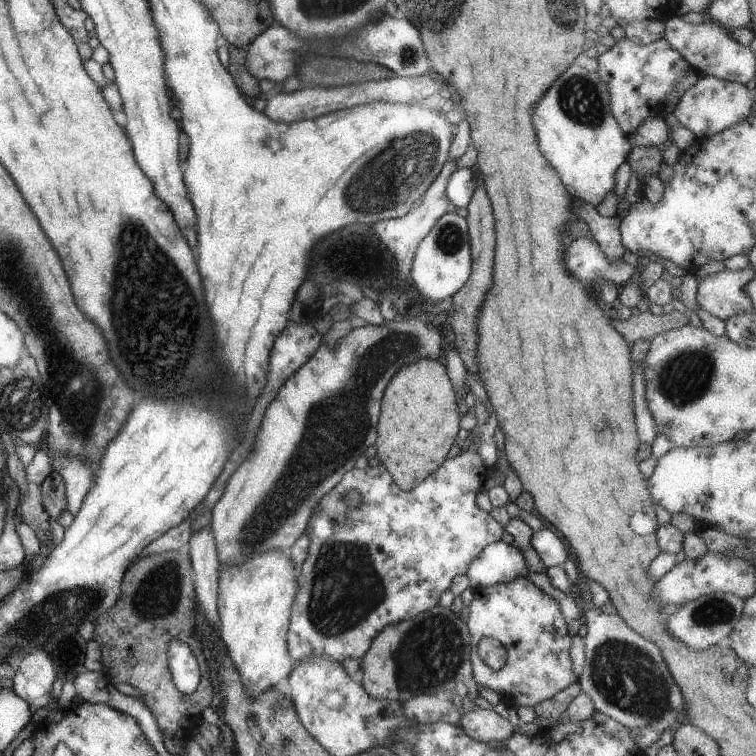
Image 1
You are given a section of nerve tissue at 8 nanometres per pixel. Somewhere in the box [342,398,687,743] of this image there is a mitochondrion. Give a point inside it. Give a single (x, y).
(626, 675)

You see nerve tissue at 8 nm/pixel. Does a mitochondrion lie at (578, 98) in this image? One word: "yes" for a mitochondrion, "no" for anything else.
yes

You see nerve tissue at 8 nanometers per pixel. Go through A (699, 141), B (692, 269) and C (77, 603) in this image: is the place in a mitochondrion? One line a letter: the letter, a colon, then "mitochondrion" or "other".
A: other
B: other
C: mitochondrion

